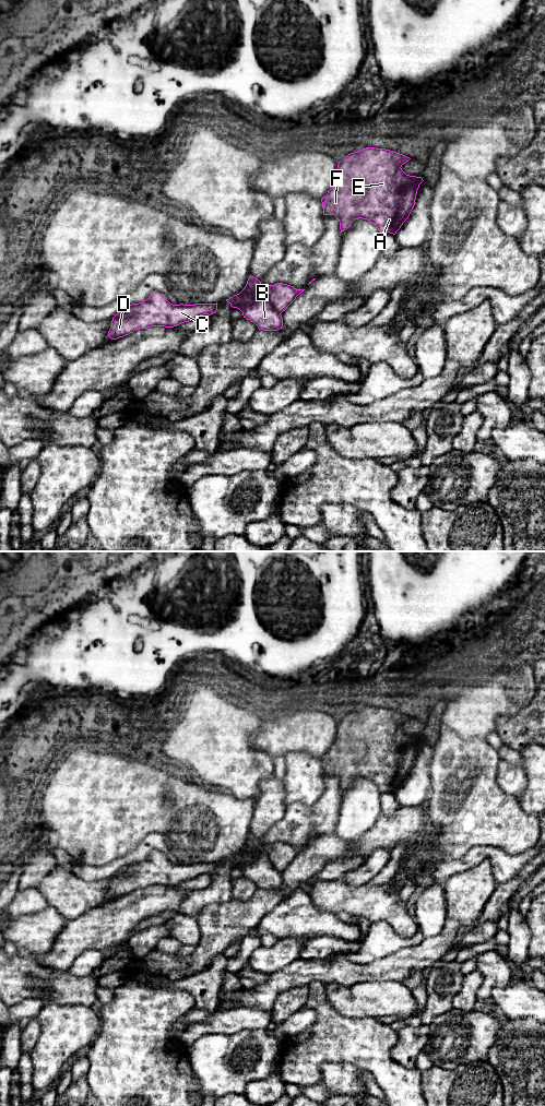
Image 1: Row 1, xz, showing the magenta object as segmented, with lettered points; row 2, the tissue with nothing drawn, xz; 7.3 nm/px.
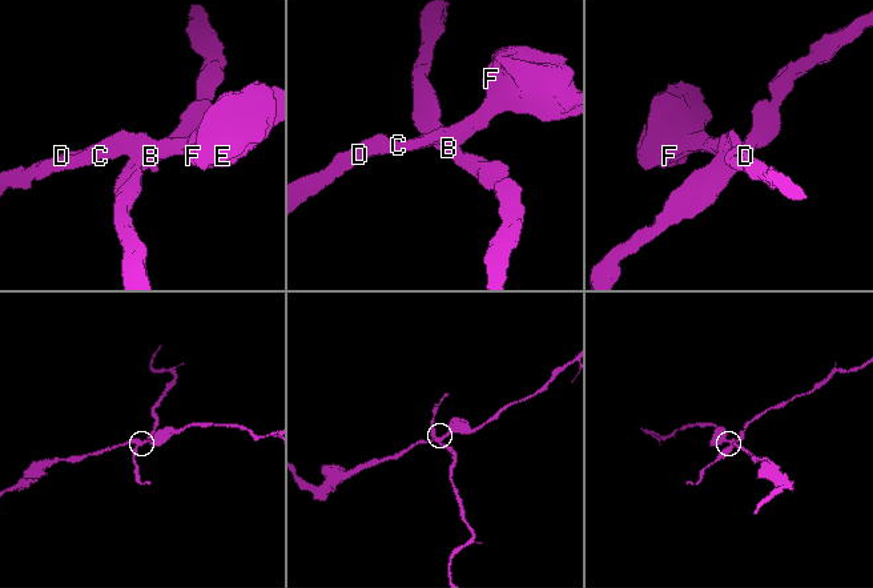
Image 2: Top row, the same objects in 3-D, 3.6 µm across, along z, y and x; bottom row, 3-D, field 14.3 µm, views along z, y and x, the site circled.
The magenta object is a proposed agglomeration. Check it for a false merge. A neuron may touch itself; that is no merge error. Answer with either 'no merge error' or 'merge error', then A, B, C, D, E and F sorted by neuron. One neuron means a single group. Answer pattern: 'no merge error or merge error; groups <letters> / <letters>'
merge error; groups A C D E F / B

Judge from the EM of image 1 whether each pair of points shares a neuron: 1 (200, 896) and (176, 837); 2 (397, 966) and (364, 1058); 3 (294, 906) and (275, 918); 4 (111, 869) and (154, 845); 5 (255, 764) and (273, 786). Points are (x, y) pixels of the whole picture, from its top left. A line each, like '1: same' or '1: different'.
1: different
2: different
3: same
4: same
5: different

